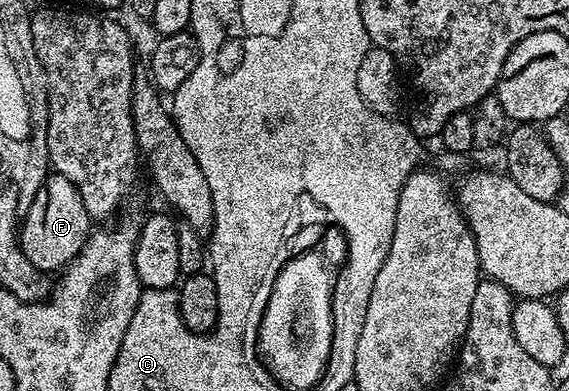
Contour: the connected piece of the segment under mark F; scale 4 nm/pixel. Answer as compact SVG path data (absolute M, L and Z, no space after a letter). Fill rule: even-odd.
M50 174L25 206L26 217L20 220L20 250L40 271L61 273L78 257L92 231L92 221L88 210L84 210L80 190L76 190L68 178Z

